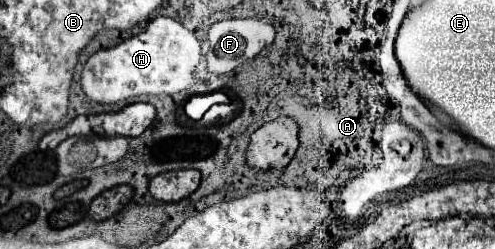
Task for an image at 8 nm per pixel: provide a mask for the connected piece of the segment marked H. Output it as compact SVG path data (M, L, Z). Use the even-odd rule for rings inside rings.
M155 17L143 33L91 55L83 67L81 85L97 103L117 103L135 95L173 95L195 83L193 71L199 59L201 43L189 29L171 17Z

